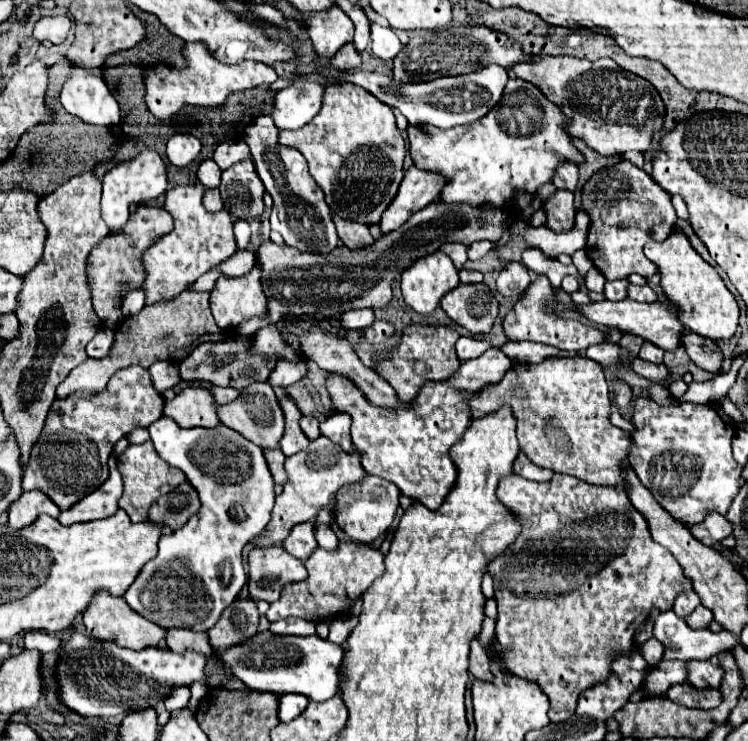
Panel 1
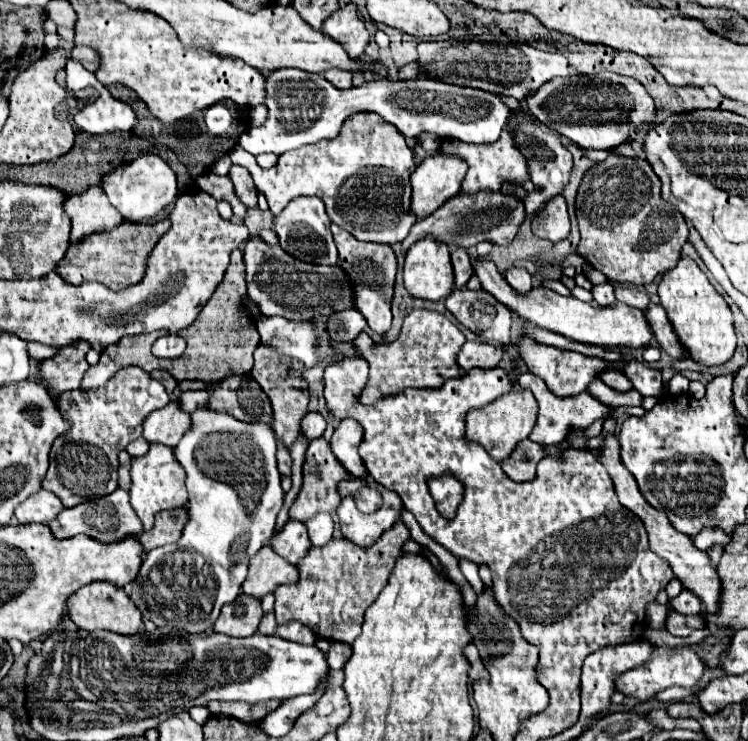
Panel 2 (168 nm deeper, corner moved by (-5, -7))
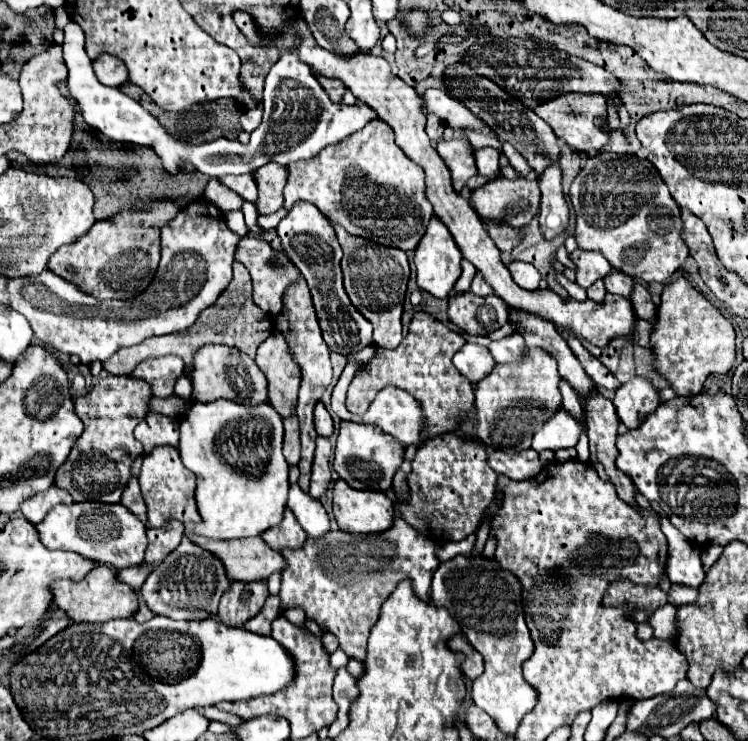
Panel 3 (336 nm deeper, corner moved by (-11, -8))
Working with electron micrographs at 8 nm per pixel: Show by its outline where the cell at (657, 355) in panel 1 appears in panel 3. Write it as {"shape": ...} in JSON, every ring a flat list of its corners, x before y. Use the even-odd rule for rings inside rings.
{"shape":[[635,376,615,392,613,404,617,408,619,420,627,428,637,428,639,422,661,404,659,390,649,378]]}

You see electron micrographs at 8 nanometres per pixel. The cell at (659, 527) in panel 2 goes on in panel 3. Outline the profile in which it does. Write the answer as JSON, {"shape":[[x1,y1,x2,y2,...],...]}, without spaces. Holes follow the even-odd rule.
{"shape":[[595,392,595,394,591,394,591,396,587,398,583,410,585,410,585,414,587,414,585,418,587,418,587,436,589,436,589,450,591,450,589,462,591,462,591,466,597,470,597,474,599,474,603,480,609,480,609,482,615,484,617,494,619,494,619,498,623,498,623,502,627,502,627,504,635,506,635,510,639,510,637,500,635,500,635,492,637,492,637,490,635,490,635,486,631,486,631,478,627,478,627,474,623,474,623,472,615,466,615,458,617,458,617,446,615,446,615,442,617,442,619,418,617,418,617,414,615,414,613,402,611,402,609,398,605,398,603,394]]}

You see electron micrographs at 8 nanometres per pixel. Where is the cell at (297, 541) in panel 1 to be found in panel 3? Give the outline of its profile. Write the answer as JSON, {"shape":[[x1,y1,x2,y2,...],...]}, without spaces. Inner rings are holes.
{"shape":[[285,510,285,518,281,524,273,526,271,530,267,530,263,536,261,536,273,550,281,552,285,548,289,550,299,550,303,548,305,540,307,540,307,534,305,530,299,526,295,514,291,510]]}

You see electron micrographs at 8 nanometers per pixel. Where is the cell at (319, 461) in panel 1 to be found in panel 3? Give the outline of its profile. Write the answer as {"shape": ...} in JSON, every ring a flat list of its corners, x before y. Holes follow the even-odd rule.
{"shape":[[319,436,311,472,311,492,309,492,311,498,325,496,329,484,331,484,331,444,329,438]]}

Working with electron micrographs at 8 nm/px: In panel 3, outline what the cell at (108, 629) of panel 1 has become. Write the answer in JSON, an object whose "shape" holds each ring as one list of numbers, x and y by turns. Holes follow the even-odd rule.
{"shape":[[99,564,95,566,85,580,81,582,71,582,71,580,59,580,51,586,53,596,55,596,55,604,67,612,67,616,73,622,89,622,89,624,103,624,109,620,117,620,117,618,133,618,137,608,139,608,139,600,135,590,131,590,131,586,127,586,125,582,119,582,115,578,115,572,111,570,113,566,107,564]]}

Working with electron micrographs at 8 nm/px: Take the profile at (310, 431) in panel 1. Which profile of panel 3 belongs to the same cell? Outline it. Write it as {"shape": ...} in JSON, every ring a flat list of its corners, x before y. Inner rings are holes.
{"shape":[[319,402,315,406,315,432,319,436,327,436,327,438,333,434,333,420,331,420,329,412,325,410,323,402]]}

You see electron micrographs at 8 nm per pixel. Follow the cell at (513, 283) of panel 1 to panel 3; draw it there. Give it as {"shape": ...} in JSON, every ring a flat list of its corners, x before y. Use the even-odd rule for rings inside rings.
{"shape":[[511,262,507,264,515,284,519,284,523,290,537,290,539,288,539,280,541,280,541,274,537,272,535,266,527,264,527,262]]}

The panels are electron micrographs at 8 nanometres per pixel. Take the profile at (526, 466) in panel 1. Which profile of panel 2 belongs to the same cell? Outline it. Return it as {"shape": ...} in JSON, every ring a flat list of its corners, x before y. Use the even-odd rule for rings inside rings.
{"shape":[[523,439,517,443,517,447,513,449,513,453,501,461,501,469,507,473,509,479,513,481,533,481,535,477,535,469,537,463,545,457,541,445,533,443,531,439]]}

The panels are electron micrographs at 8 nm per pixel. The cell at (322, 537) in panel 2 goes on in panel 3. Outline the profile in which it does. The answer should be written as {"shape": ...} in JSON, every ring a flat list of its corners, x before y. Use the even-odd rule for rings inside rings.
{"shape":[[297,484,291,486,289,490,289,502,287,508,297,516,299,524,307,532,309,538,321,538,327,534,329,528,329,516,323,508,323,504,309,494,305,494]]}

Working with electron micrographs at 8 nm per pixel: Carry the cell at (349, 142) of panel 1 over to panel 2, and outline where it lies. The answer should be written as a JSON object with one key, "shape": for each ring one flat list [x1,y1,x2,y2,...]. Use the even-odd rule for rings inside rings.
{"shape":[[357,113,351,121,345,121,339,137,333,141,321,141,317,145,283,153,277,165,267,171,262,170,256,158,241,147,231,149,229,155,235,165,249,169,255,187,265,193,274,216,279,215,295,197,319,197,325,203,331,223,343,227,359,241,387,245,401,243,417,221,413,215,407,215,411,211,409,177,415,171,413,151,405,137,375,113]]}

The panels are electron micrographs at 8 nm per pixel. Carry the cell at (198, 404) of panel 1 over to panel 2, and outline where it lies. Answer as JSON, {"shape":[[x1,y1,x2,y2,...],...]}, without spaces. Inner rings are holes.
{"shape":[[177,401,153,411,143,421,143,439,147,443,163,443,175,447,189,429,189,413,181,411]]}

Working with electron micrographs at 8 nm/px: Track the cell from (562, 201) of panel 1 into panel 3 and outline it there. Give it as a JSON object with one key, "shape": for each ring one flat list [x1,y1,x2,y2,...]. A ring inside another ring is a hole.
{"shape":[[559,164,549,166,543,176,539,178,541,186,541,212,539,212,539,226,545,240,553,240,555,236,563,234,569,226,569,206,565,202,561,190,561,168]]}

